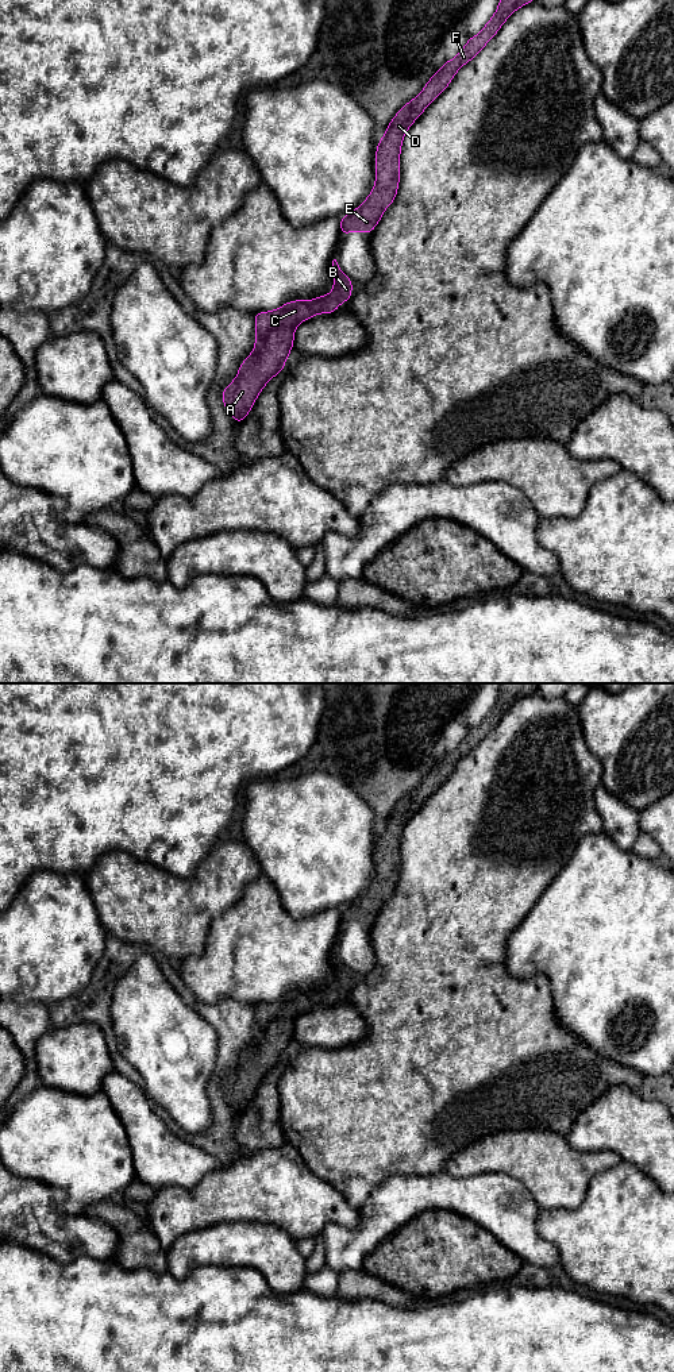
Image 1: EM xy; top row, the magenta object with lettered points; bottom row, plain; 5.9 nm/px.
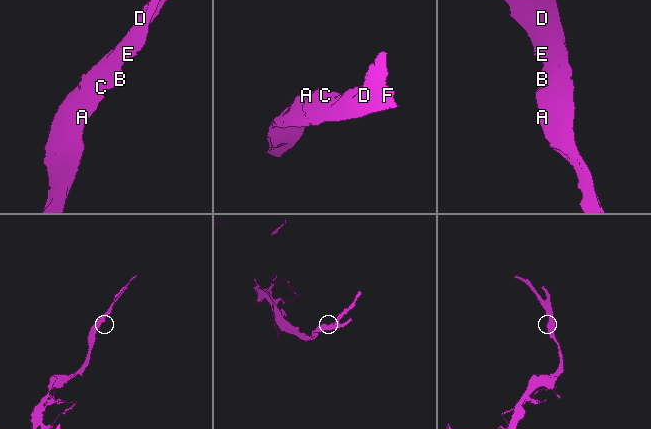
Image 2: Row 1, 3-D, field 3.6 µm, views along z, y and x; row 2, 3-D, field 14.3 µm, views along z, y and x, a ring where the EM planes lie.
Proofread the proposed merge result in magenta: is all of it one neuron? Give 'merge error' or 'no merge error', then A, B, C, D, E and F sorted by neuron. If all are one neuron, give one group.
no merge error; groups A B C D E F

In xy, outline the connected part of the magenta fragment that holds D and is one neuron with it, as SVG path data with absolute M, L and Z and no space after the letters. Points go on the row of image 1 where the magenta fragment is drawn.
M500 0L500 4L481 32L467 39L454 59L434 73L424 89L408 101L389 123L375 150L375 185L369 197L351 213L340 219L340 236L353 231L369 235L384 211L394 201L400 182L400 153L403 138L423 111L448 86L455 73L470 62L497 34L505 20L520 7L534 0Z

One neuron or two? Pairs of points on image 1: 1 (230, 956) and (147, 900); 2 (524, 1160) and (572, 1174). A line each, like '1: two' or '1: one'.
1: two
2: one

